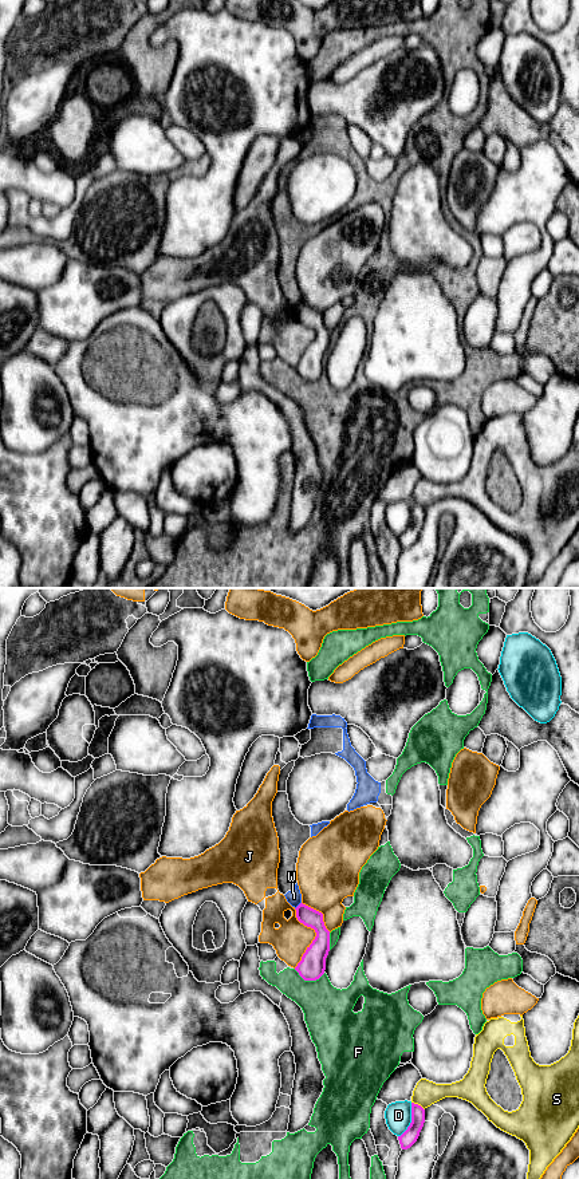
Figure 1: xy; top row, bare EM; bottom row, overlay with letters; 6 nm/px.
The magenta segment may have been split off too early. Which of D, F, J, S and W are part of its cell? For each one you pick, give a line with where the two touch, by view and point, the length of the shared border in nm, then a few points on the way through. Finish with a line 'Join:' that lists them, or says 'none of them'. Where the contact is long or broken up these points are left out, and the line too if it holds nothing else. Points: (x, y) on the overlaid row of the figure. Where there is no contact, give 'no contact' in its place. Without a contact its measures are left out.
Join: none of them

